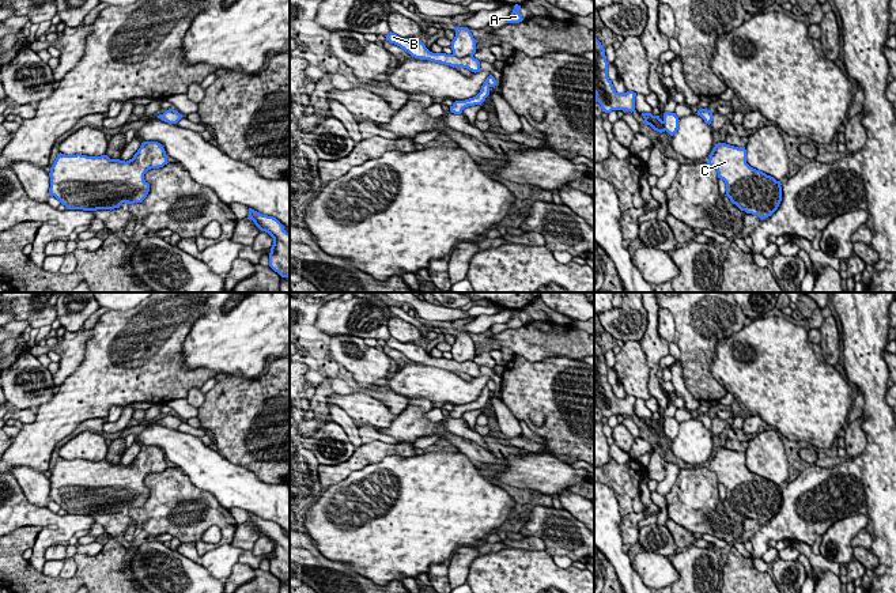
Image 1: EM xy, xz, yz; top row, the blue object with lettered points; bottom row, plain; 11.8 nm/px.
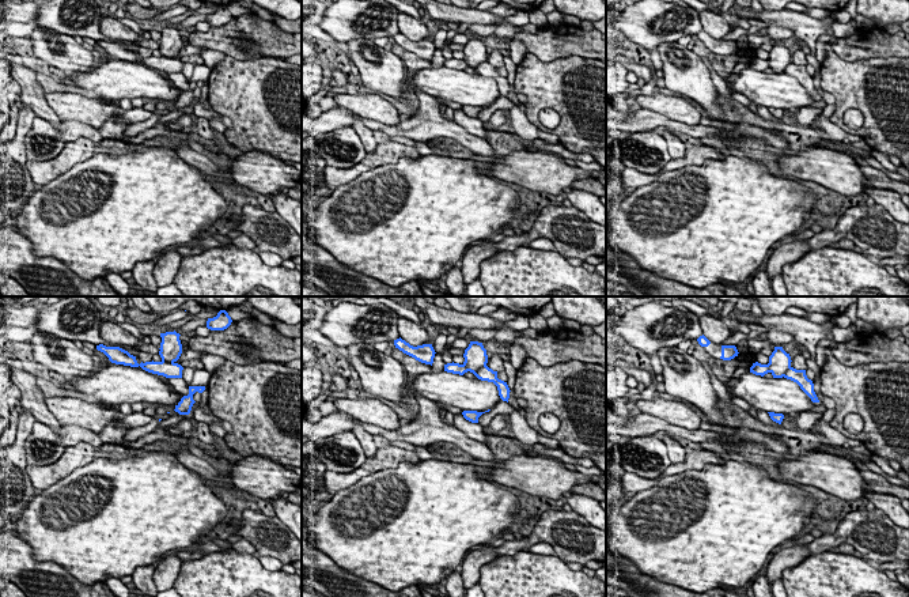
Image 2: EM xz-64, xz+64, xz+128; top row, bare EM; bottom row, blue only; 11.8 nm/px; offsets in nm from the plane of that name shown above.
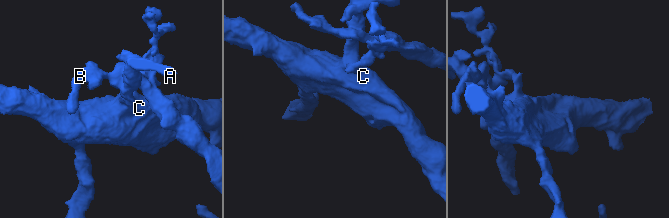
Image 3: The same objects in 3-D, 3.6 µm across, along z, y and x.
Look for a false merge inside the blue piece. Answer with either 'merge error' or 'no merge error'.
merge error

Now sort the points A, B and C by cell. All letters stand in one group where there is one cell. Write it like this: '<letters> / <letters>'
A C / B

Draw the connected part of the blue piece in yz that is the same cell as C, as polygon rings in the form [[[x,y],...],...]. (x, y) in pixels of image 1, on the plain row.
[[[718,447],[707,469],[717,473],[726,488],[726,499],[733,509],[761,525],[771,521],[782,506],[782,488],[774,481],[746,468],[745,452]]]

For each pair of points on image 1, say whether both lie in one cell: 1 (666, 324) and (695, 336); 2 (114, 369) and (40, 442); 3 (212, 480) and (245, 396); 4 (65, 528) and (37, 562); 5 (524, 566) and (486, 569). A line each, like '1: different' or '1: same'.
1: different
2: same
3: different
4: same
5: same

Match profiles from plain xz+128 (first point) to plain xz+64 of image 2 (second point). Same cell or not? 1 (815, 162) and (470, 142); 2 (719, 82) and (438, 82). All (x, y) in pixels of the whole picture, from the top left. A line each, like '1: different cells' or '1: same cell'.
1: different cells
2: different cells

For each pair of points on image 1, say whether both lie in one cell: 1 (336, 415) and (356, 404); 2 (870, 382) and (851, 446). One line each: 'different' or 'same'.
1: different
2: different

